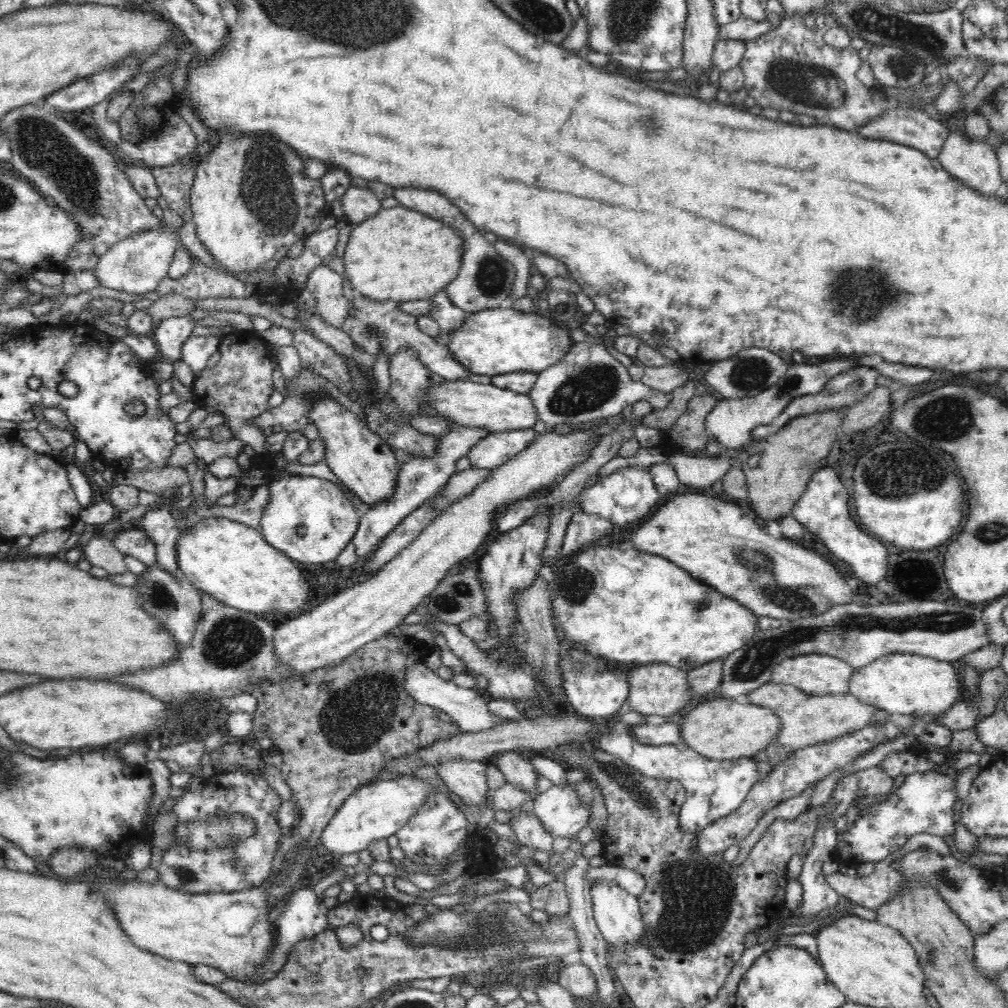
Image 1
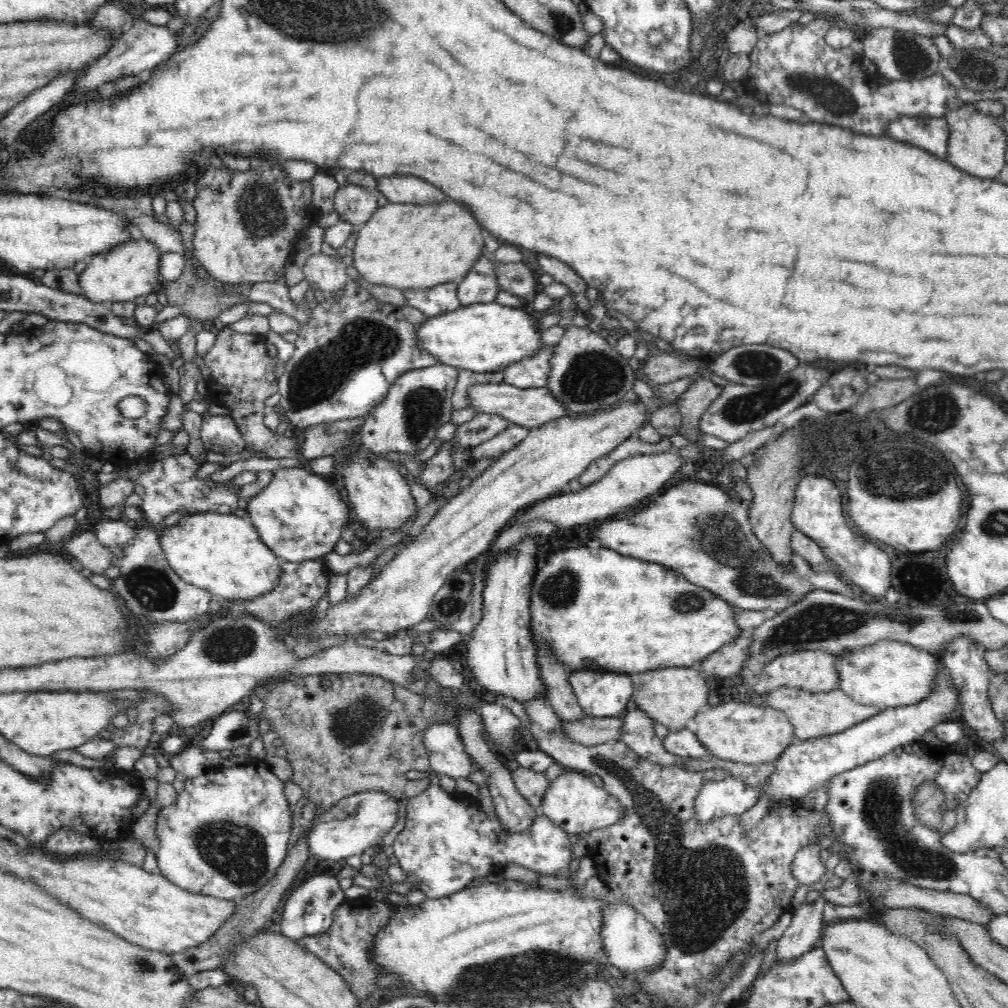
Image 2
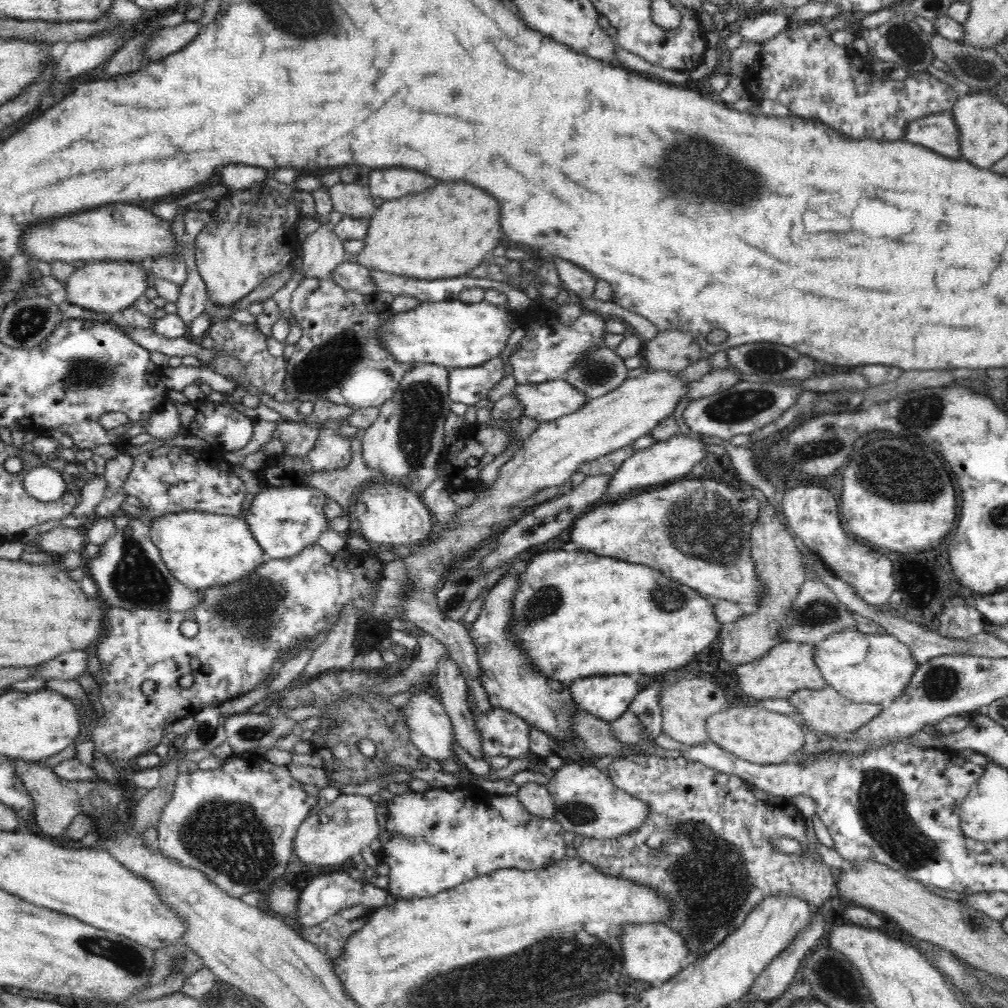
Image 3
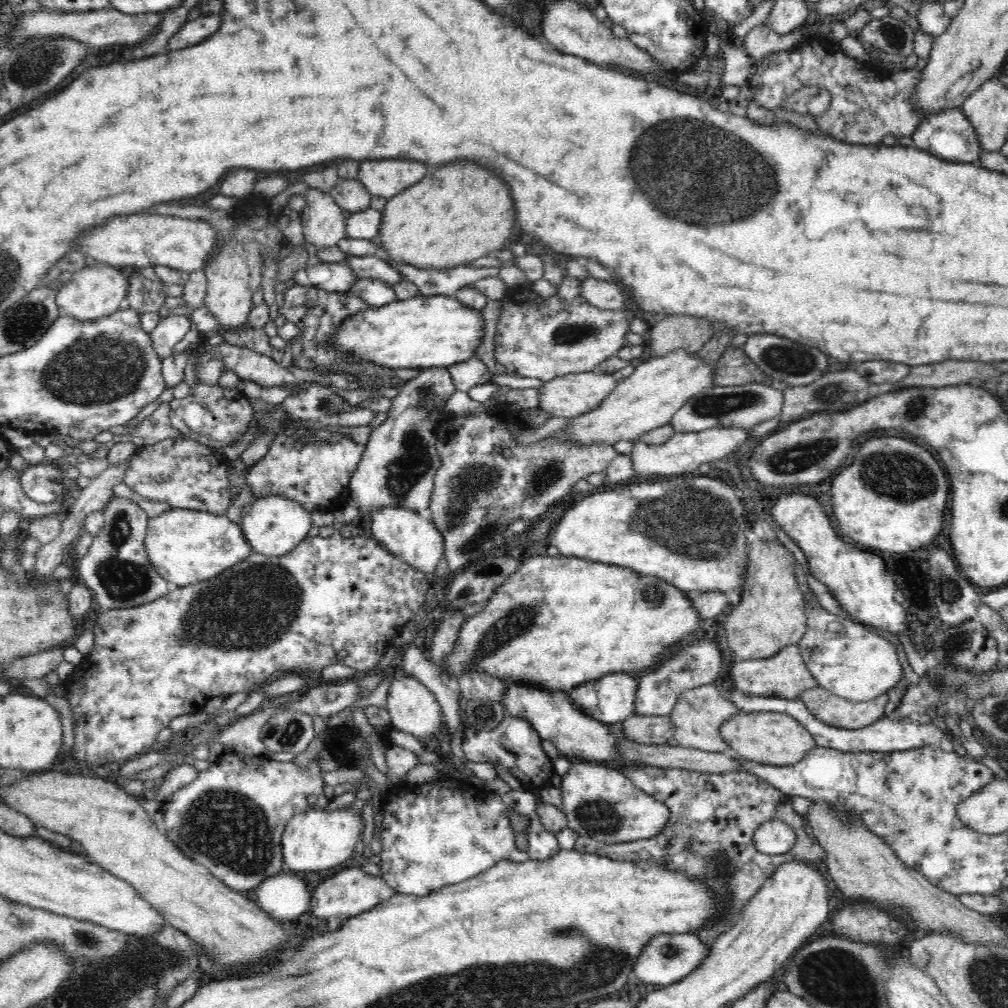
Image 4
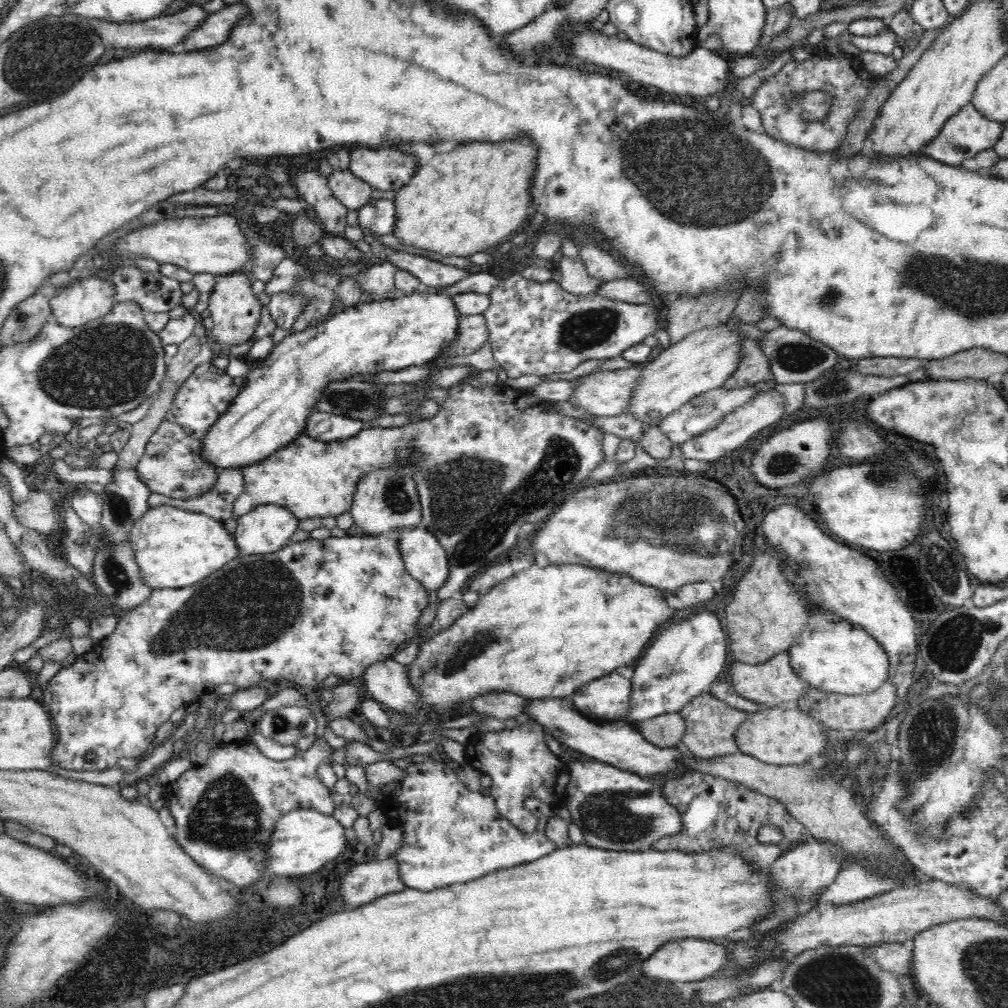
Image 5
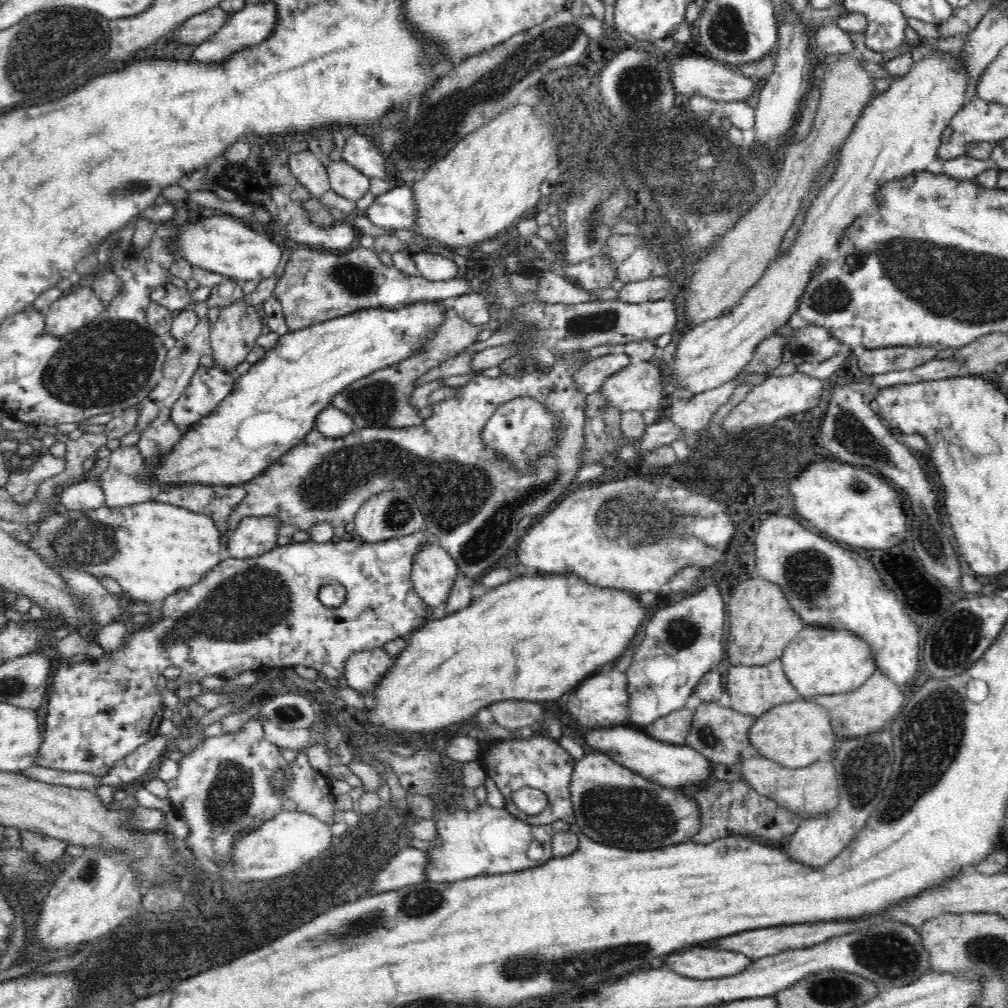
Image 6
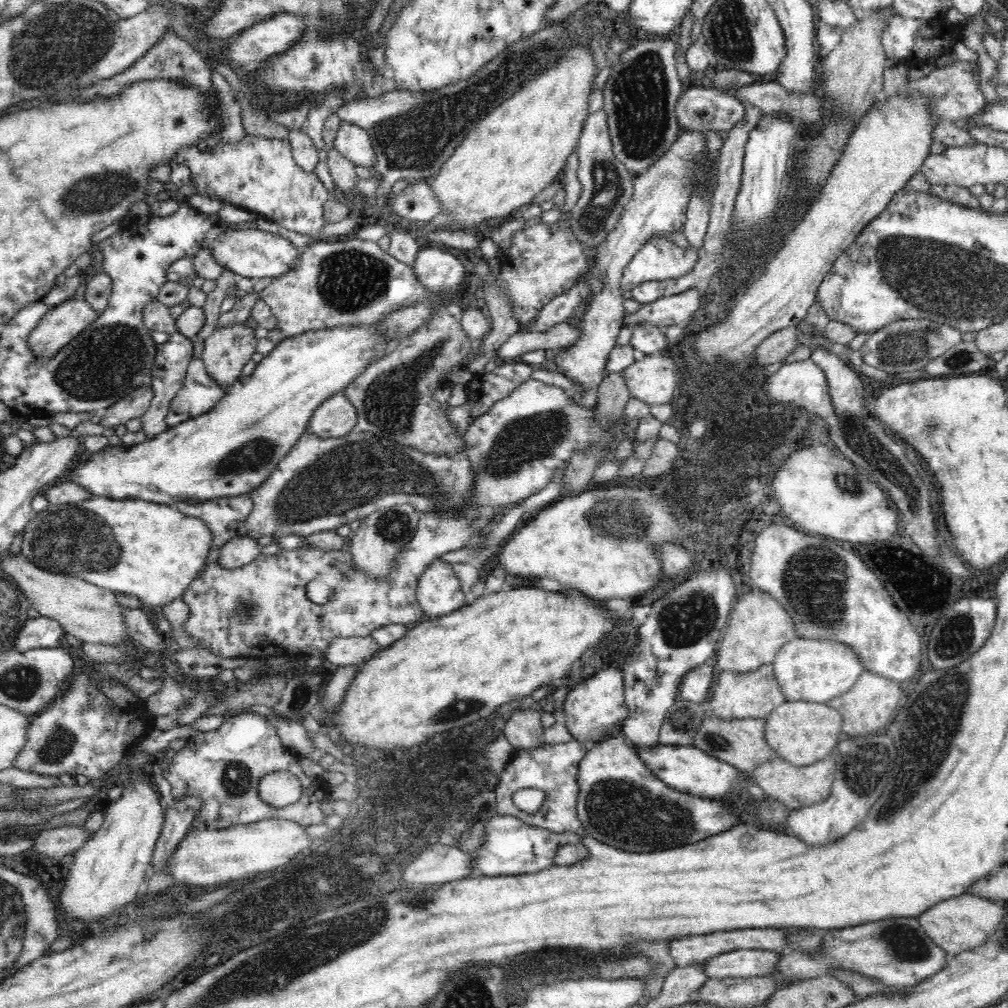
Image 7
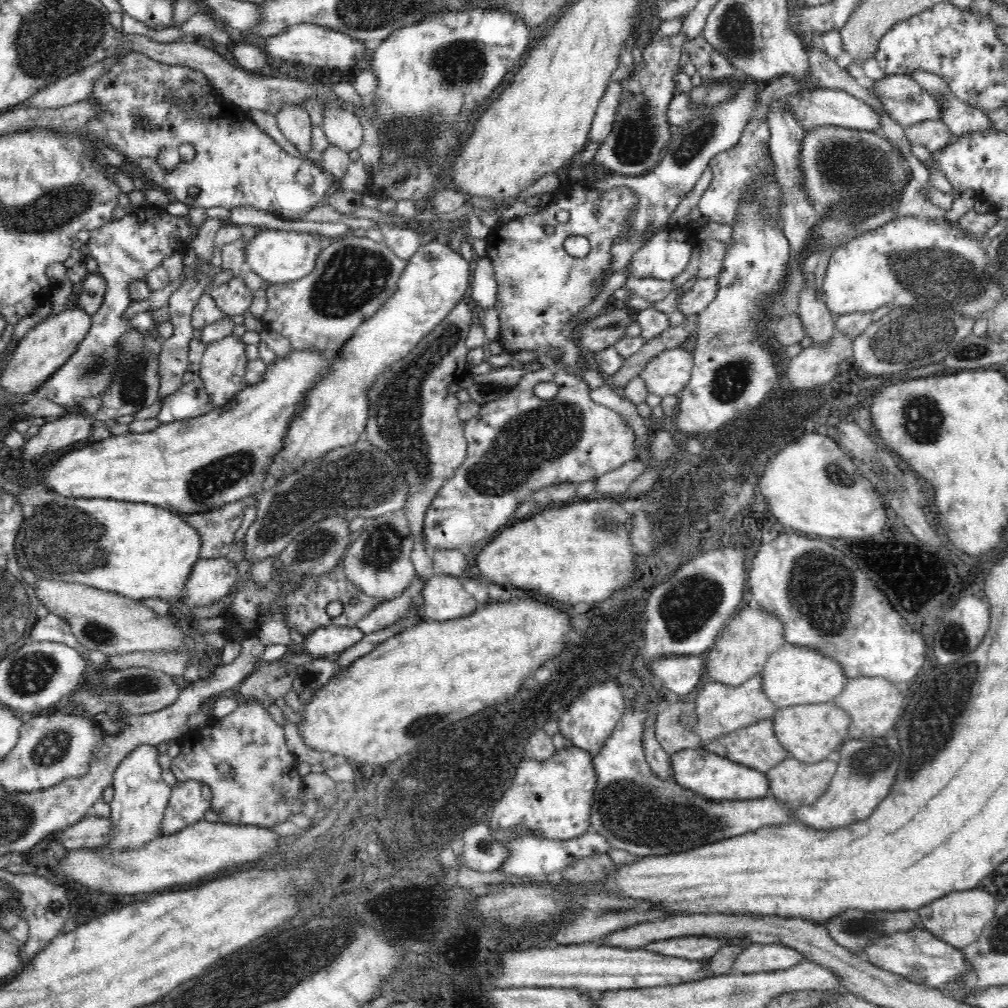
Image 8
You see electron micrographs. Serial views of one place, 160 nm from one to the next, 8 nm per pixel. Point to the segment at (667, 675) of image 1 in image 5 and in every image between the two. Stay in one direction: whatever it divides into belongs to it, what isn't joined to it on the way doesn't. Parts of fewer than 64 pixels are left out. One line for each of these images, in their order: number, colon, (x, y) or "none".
2: (673, 696)
3: (685, 705)
4: (698, 714)
5: (710, 724)

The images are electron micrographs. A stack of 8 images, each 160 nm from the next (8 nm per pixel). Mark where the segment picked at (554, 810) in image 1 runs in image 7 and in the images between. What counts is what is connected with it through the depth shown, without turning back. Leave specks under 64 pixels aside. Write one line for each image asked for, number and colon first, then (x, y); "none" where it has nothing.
2: (572, 801)
3: (586, 803)
4: (600, 802)
5: (617, 810)
6: (612, 805)
7: (621, 802)

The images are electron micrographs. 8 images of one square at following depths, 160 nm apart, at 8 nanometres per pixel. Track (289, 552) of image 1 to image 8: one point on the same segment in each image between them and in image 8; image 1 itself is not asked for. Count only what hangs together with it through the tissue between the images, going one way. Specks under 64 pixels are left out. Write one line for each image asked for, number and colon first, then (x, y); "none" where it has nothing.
2: (299, 515)
3: (284, 520)
4: (274, 525)
5: (267, 528)
6: (255, 535)
7: (235, 553)
8: (211, 579)

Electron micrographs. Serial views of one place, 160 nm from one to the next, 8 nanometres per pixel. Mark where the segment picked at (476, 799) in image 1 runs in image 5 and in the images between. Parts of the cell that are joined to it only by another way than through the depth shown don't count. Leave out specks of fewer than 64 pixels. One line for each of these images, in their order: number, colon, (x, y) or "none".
2: (446, 753)
3: (431, 730)
4: (413, 708)
5: (387, 682)

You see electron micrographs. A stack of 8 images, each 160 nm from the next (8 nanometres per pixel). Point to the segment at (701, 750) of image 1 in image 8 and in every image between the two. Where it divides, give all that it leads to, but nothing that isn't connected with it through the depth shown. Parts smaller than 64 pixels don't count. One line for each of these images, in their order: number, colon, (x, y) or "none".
2: (745, 733)
3: (761, 736)
4: (770, 738)
5: (784, 735)
6: (795, 734)
7: (801, 732)
8: (810, 733)

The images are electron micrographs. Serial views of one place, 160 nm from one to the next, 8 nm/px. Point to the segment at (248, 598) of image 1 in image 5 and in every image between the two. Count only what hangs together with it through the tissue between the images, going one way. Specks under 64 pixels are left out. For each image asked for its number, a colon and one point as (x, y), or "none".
2: (221, 553)
3: (202, 550)
4: (185, 546)
5: (173, 547)

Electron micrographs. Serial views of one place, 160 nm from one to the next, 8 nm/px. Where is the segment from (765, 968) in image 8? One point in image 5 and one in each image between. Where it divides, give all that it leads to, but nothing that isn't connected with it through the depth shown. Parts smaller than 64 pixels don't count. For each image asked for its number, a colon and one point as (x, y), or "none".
5: (684, 960)
6: (701, 963)
7: (743, 963)

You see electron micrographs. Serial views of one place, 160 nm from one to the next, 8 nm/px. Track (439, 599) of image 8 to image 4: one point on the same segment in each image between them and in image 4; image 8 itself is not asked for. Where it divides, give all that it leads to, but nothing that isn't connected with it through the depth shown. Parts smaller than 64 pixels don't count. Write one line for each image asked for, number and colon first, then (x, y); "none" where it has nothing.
4: (402, 531)
5: (425, 559)
6: (434, 571)
7: (438, 591)

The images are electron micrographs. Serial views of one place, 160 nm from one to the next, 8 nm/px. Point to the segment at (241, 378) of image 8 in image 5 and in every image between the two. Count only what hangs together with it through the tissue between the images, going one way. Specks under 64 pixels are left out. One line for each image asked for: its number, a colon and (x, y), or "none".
5: (235, 309)
6: (233, 335)
7: (226, 351)

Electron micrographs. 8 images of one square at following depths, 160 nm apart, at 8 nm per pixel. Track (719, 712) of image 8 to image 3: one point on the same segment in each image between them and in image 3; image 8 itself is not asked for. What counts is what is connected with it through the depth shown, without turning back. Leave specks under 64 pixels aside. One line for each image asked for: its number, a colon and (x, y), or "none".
3: (787, 667)
4: (785, 675)
5: (773, 683)
6: (753, 690)
7: (755, 694)

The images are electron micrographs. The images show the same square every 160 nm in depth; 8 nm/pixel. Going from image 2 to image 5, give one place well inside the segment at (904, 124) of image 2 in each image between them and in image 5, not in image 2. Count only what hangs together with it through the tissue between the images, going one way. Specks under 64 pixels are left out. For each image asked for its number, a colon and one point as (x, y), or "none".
3: (938, 132)
4: (947, 134)
5: (964, 134)

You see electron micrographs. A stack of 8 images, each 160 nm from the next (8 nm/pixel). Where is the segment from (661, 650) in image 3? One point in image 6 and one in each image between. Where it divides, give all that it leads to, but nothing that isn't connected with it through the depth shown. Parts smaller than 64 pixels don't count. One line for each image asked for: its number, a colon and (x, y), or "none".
4: (605, 621)
5: (537, 634)
6: (537, 637)

